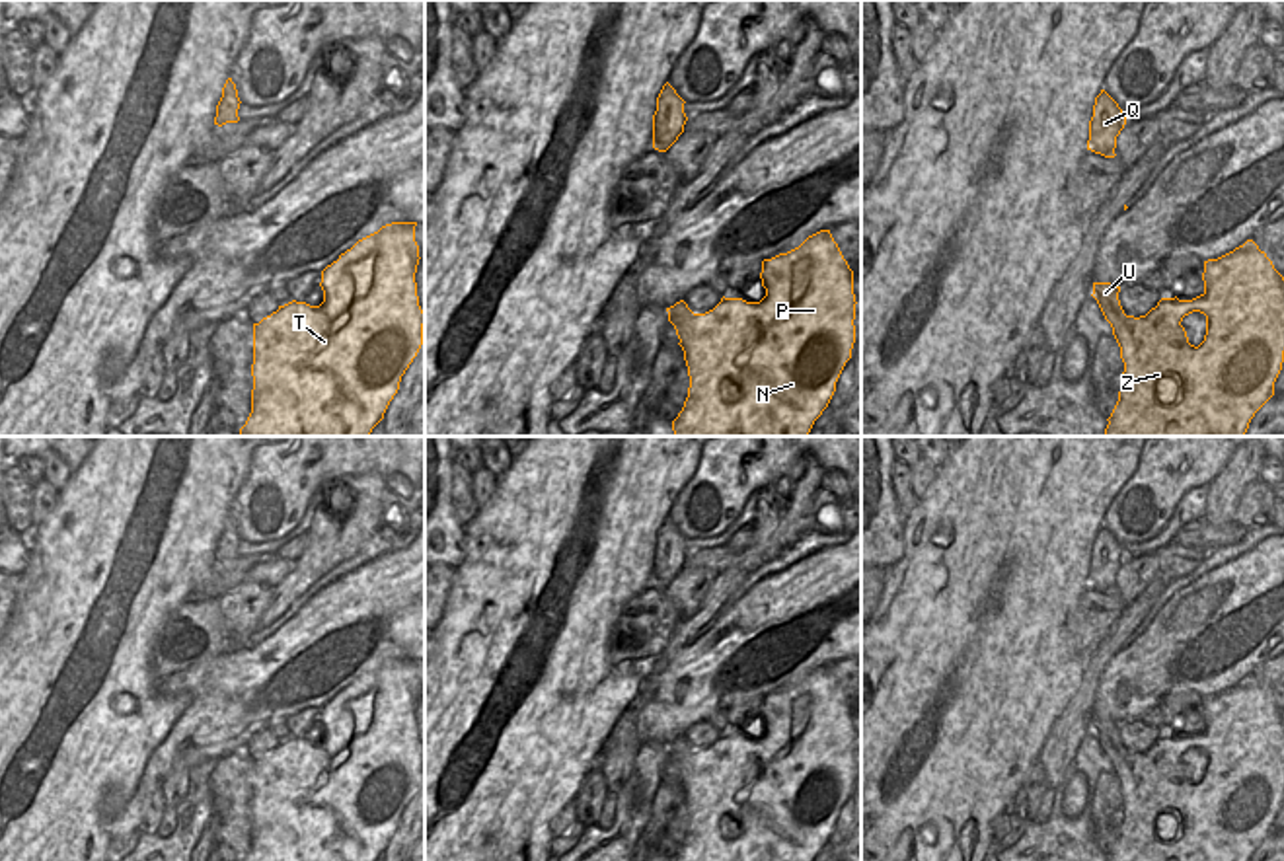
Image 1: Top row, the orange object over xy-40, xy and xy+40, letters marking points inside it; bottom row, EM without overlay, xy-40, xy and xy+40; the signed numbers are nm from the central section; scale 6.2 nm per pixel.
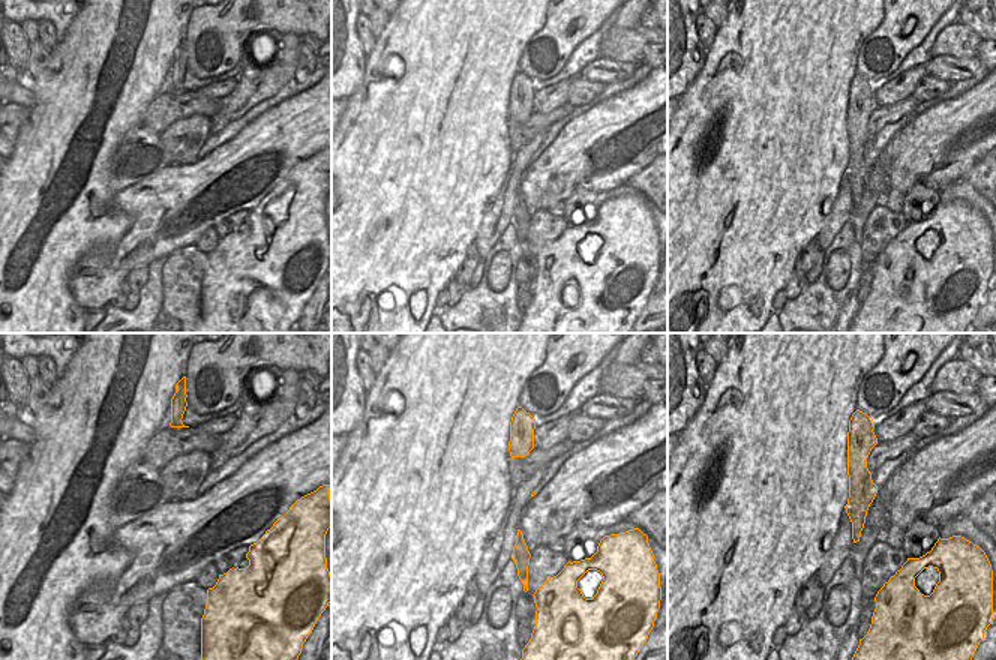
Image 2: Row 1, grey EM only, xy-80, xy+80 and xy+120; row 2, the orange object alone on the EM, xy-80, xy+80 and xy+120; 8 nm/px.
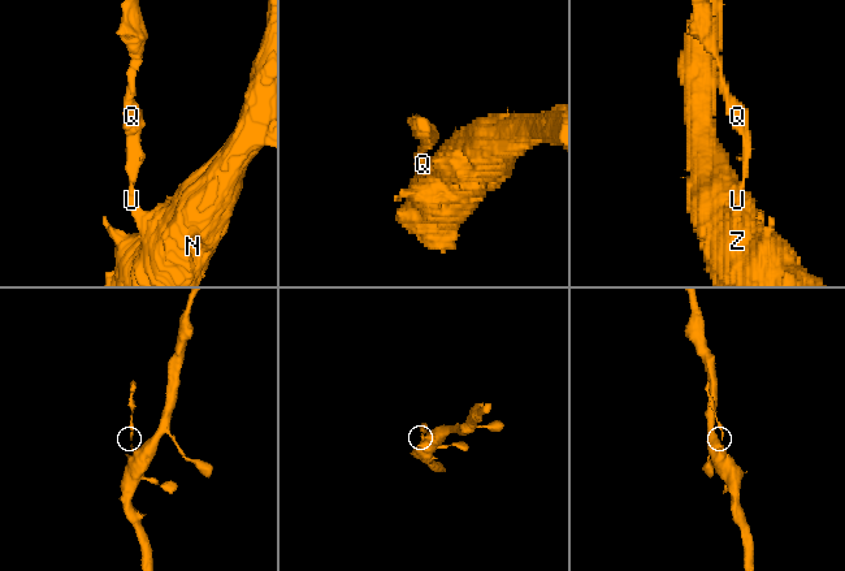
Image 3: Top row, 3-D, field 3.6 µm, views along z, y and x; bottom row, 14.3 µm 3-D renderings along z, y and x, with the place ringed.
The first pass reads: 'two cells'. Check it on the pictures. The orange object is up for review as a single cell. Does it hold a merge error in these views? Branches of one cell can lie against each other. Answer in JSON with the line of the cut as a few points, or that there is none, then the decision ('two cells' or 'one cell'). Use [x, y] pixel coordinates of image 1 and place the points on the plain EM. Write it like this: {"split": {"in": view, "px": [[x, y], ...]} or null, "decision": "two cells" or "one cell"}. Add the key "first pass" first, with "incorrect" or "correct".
{"first pass": "correct", "split": {"in": "xy+40", "px": [[1119, 739], [1117, 750], [1109, 758]]}, "decision": "two cells"}

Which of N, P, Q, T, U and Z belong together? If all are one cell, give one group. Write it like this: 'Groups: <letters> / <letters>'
Groups: N P T Z / Q U.

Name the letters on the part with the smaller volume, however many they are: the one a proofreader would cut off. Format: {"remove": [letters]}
{"remove": ["Q", "U"]}

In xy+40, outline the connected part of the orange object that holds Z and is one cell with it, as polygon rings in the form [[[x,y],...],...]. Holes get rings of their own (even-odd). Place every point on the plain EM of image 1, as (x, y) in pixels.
[[[1247,676],[1243,682],[1233,688],[1204,697],[1204,729],[1192,736],[1161,734],[1155,744],[1146,752],[1134,754],[1126,752],[1122,742],[1116,742],[1116,754],[1111,758],[1113,771],[1120,783],[1120,795],[1124,799],[1124,820],[1118,828],[1118,838],[1107,855],[1109,861],[1249,861],[1255,849],[1274,832],[1274,818],[1282,806],[1284,799],[1284,713],[1274,705],[1272,697],[1253,676]],[[1200,748],[1206,752],[1206,771],[1204,777],[1194,783],[1189,779],[1187,767],[1181,762],[1183,754]]]

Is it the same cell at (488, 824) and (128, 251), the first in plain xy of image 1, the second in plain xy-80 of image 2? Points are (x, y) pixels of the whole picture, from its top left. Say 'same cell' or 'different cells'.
different cells

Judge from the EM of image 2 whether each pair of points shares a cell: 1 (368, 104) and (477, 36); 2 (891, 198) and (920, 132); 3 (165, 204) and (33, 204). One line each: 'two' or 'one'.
1: one
2: two
3: two

